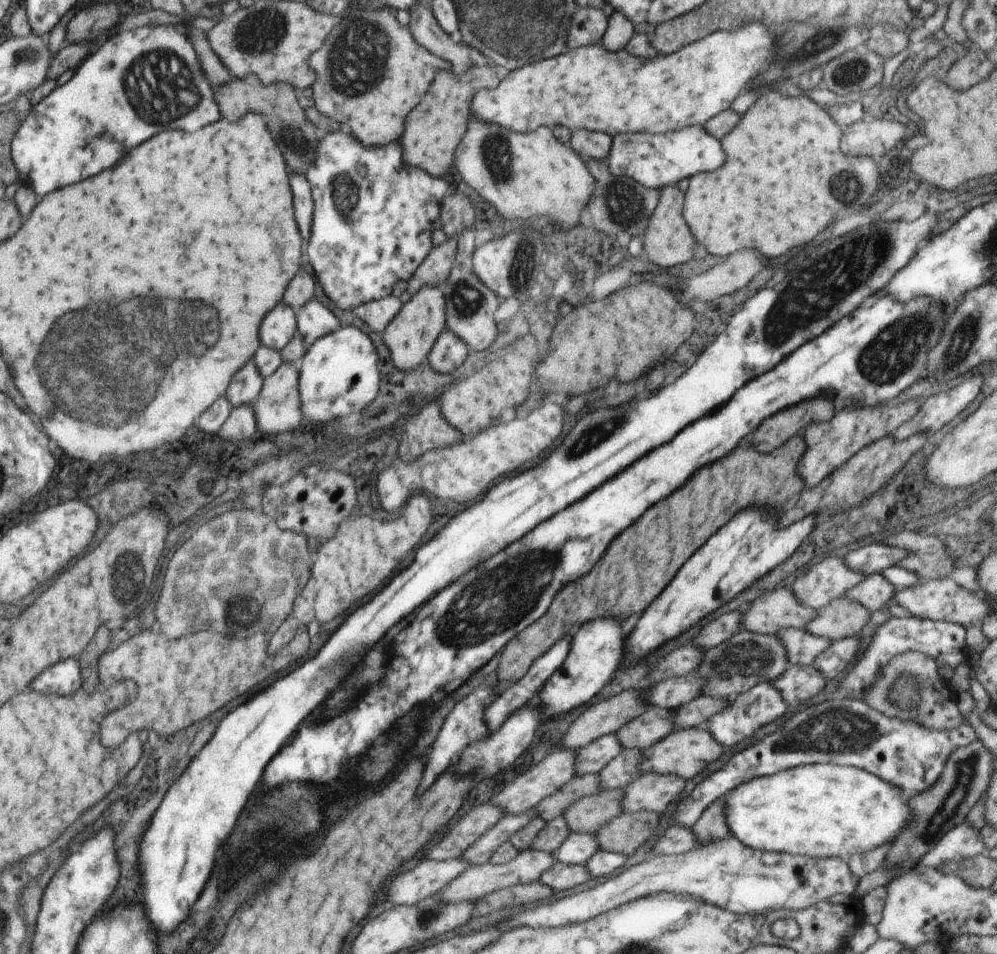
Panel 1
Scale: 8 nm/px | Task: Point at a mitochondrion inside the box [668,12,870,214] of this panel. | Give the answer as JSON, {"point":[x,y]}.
{"point":[804,52]}

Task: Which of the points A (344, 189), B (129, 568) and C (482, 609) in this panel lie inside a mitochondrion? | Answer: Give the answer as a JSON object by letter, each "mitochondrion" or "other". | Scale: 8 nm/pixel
{"A":"mitochondrion","B":"mitochondrion","C":"mitochondrion"}

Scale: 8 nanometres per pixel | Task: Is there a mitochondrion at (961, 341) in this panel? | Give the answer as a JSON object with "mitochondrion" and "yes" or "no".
{"mitochondrion":"yes"}

